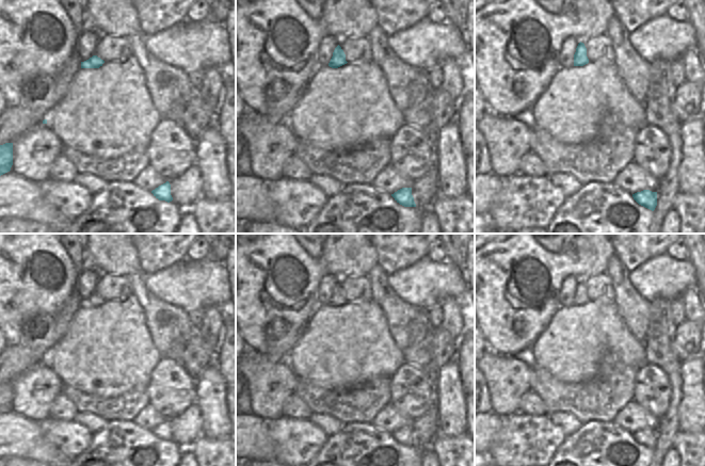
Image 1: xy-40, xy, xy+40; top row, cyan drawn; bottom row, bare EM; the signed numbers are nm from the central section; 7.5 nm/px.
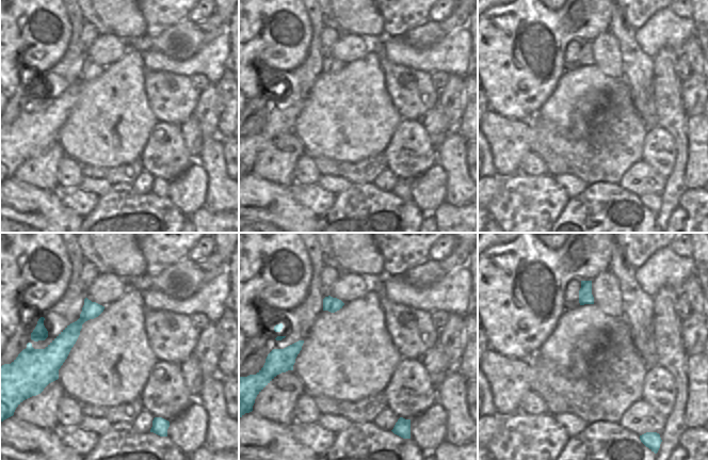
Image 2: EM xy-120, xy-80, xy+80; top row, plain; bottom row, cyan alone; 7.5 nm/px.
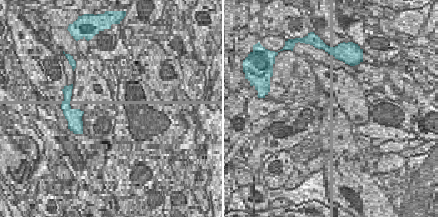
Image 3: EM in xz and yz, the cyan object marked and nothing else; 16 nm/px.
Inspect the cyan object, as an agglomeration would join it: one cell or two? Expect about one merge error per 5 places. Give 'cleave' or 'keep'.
keep

